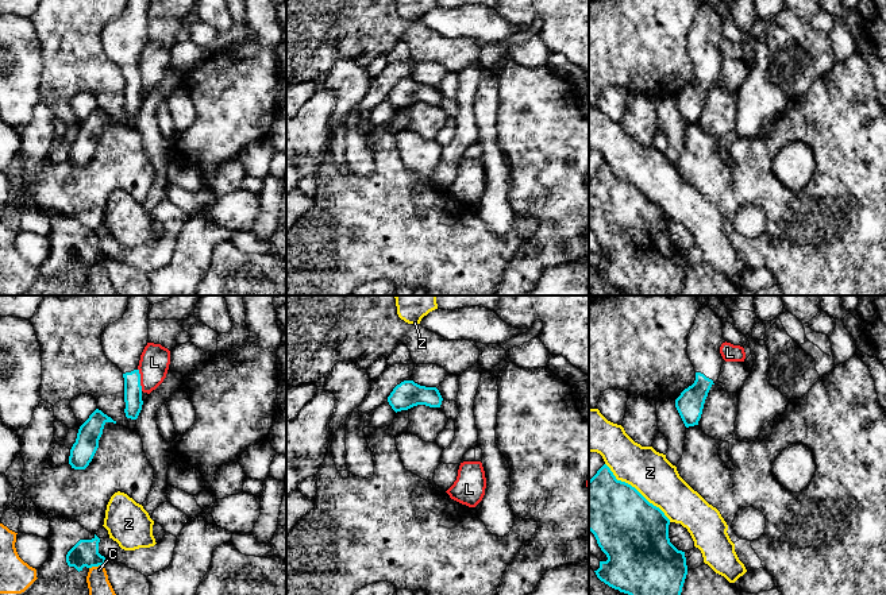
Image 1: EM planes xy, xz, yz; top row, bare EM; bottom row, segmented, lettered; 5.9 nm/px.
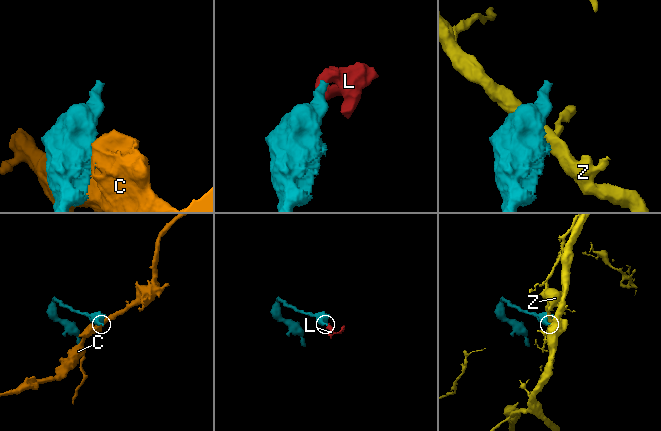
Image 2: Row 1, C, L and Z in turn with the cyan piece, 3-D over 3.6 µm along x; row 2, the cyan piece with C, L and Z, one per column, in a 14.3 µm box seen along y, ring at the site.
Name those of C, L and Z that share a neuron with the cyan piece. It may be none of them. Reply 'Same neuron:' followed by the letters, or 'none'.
Same neuron: none

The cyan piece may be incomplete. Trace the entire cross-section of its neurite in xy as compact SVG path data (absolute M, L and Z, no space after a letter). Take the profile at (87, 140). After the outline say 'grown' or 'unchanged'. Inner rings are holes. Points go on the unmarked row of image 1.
M96 107L80 124L69 154L72 166L85 167L89 163L99 146L99 138L107 120L116 121L111 115Z; unchanged

